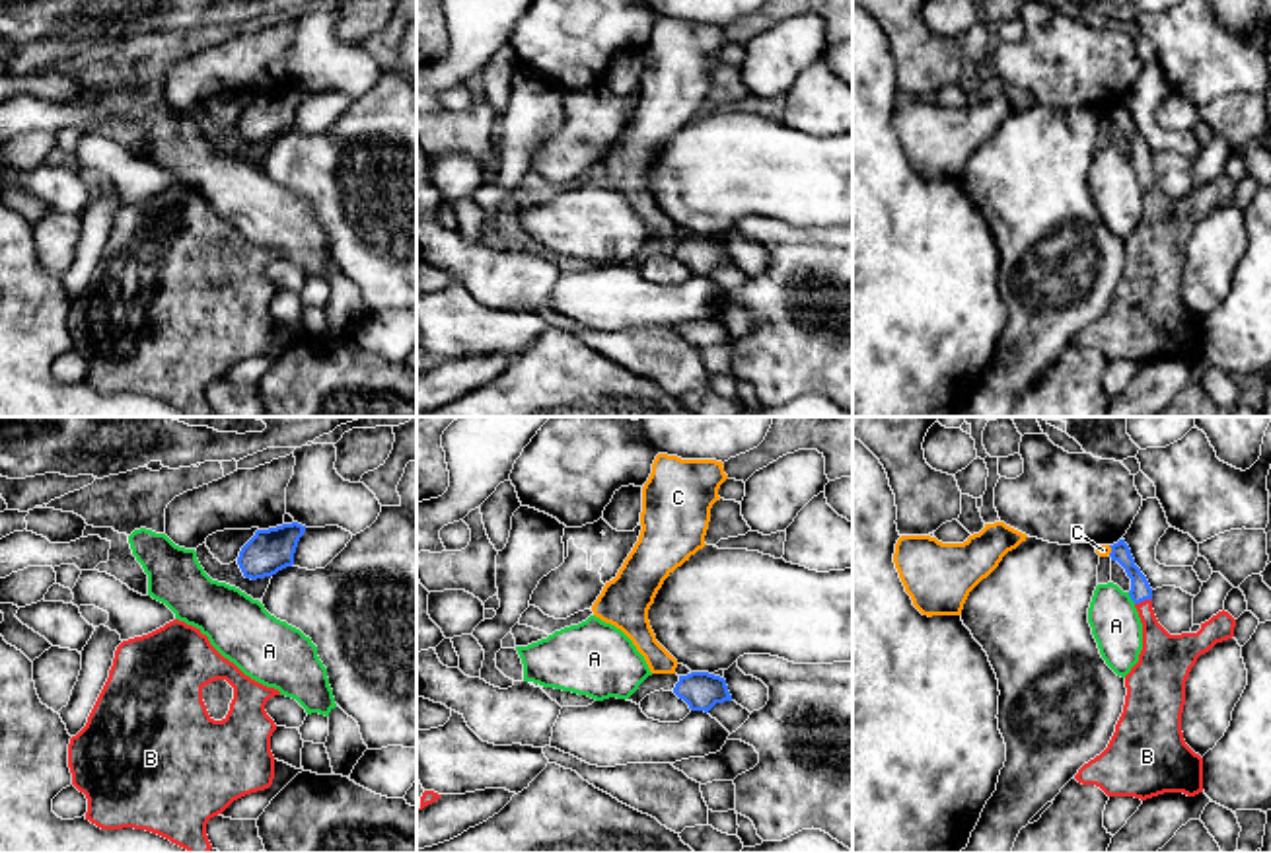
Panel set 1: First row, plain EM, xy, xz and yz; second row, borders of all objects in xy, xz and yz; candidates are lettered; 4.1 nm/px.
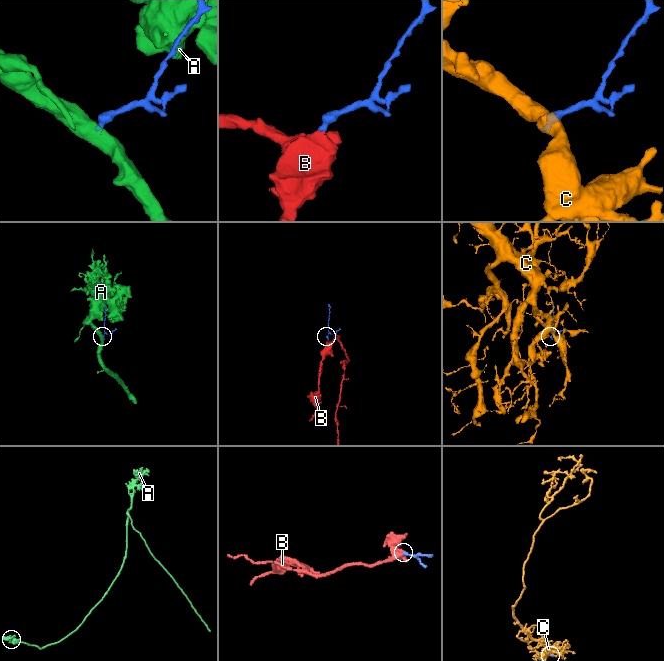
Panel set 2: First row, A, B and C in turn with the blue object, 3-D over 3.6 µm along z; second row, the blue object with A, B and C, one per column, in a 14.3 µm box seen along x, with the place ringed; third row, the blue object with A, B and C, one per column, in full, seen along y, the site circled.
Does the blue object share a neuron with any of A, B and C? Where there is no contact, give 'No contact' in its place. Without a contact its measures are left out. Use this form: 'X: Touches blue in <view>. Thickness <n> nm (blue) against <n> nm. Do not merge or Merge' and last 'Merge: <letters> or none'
A: Touches blue in yz. Thickness 90 nm (blue) against 200 nm. Do not merge
B: Touches blue in yz. Thickness 90 nm (blue) against 200 nm. Merge
C: Touches blue in yz. Thickness 90 nm (blue) against 50 nm. Do not merge
Merge: B

